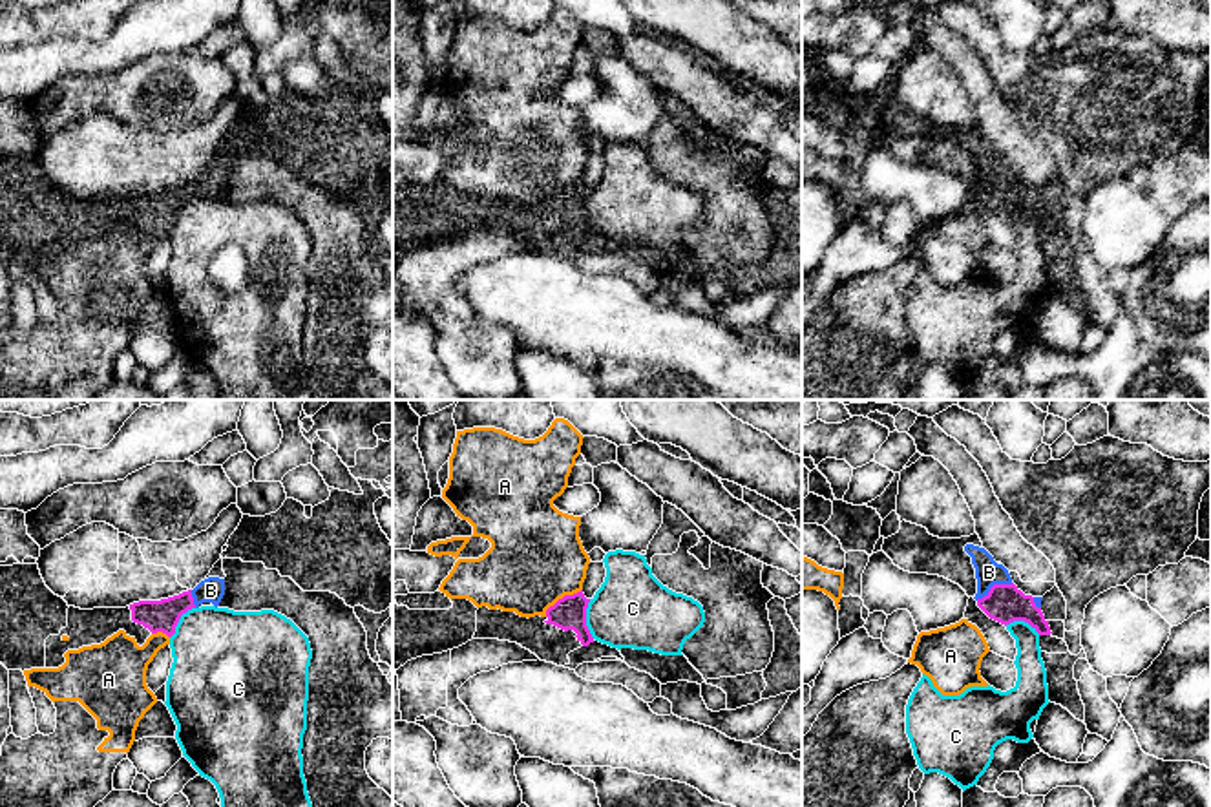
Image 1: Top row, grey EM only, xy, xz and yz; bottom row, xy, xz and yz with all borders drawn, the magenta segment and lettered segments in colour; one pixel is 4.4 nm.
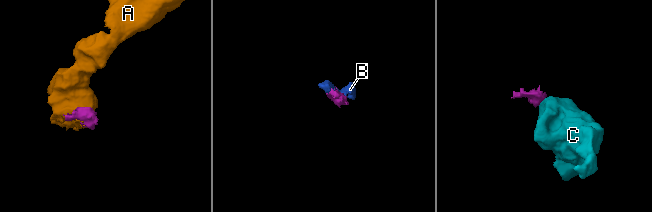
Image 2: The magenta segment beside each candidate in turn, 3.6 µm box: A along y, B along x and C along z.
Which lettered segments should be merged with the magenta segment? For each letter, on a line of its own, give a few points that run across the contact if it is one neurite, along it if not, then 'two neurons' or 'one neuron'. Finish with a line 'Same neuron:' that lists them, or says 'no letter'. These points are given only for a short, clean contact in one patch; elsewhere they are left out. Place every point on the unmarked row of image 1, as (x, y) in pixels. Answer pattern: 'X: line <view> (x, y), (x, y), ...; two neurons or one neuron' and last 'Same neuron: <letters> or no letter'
A: two neurons
B: one neuron
C: line xz (589, 190), (587, 220), (594, 229); two neurons
Same neuron: B

